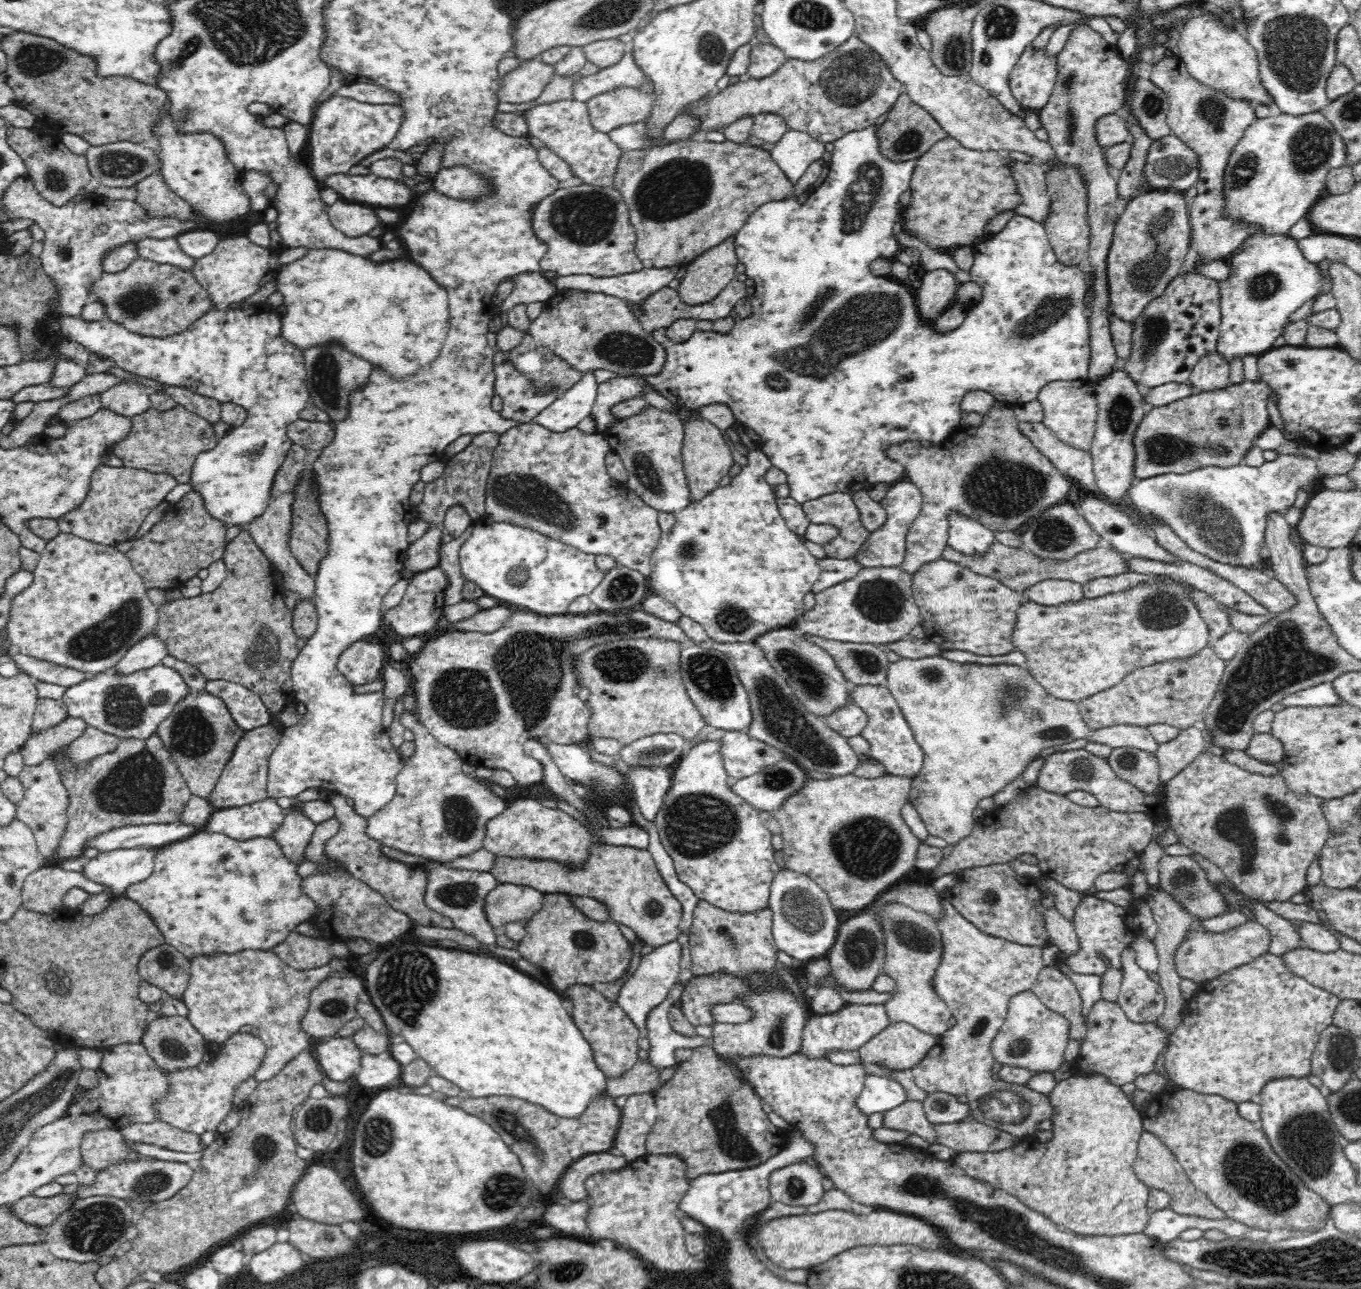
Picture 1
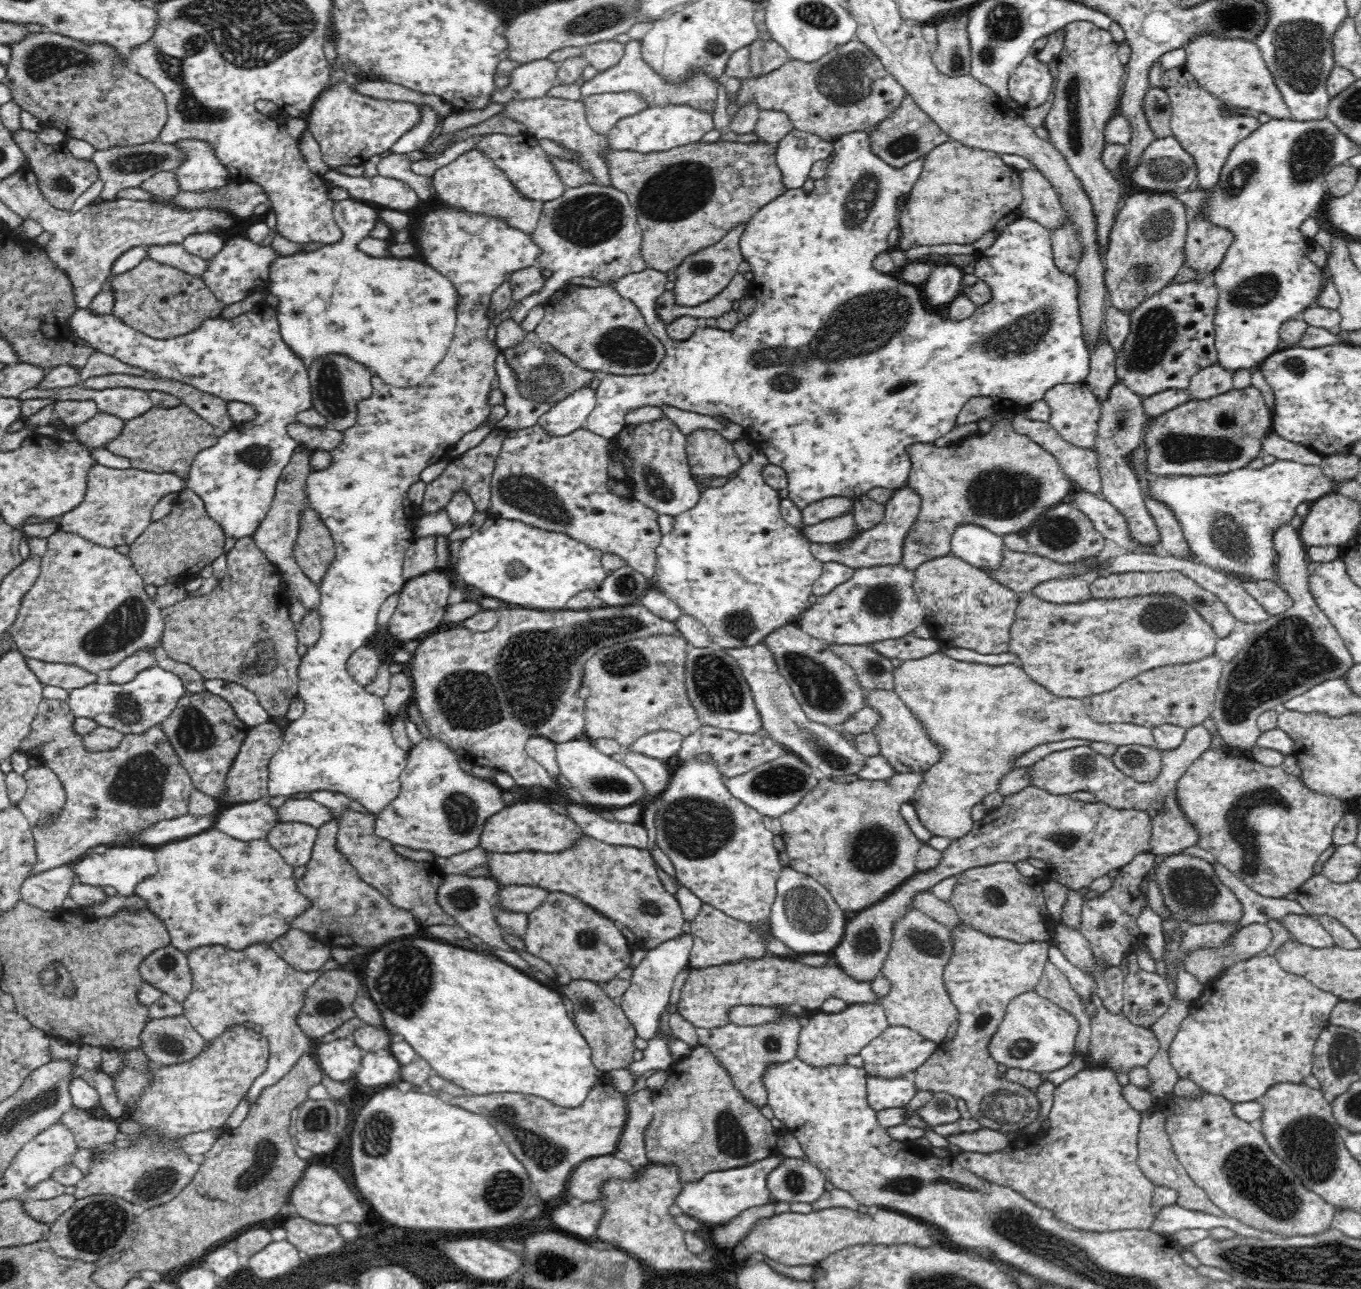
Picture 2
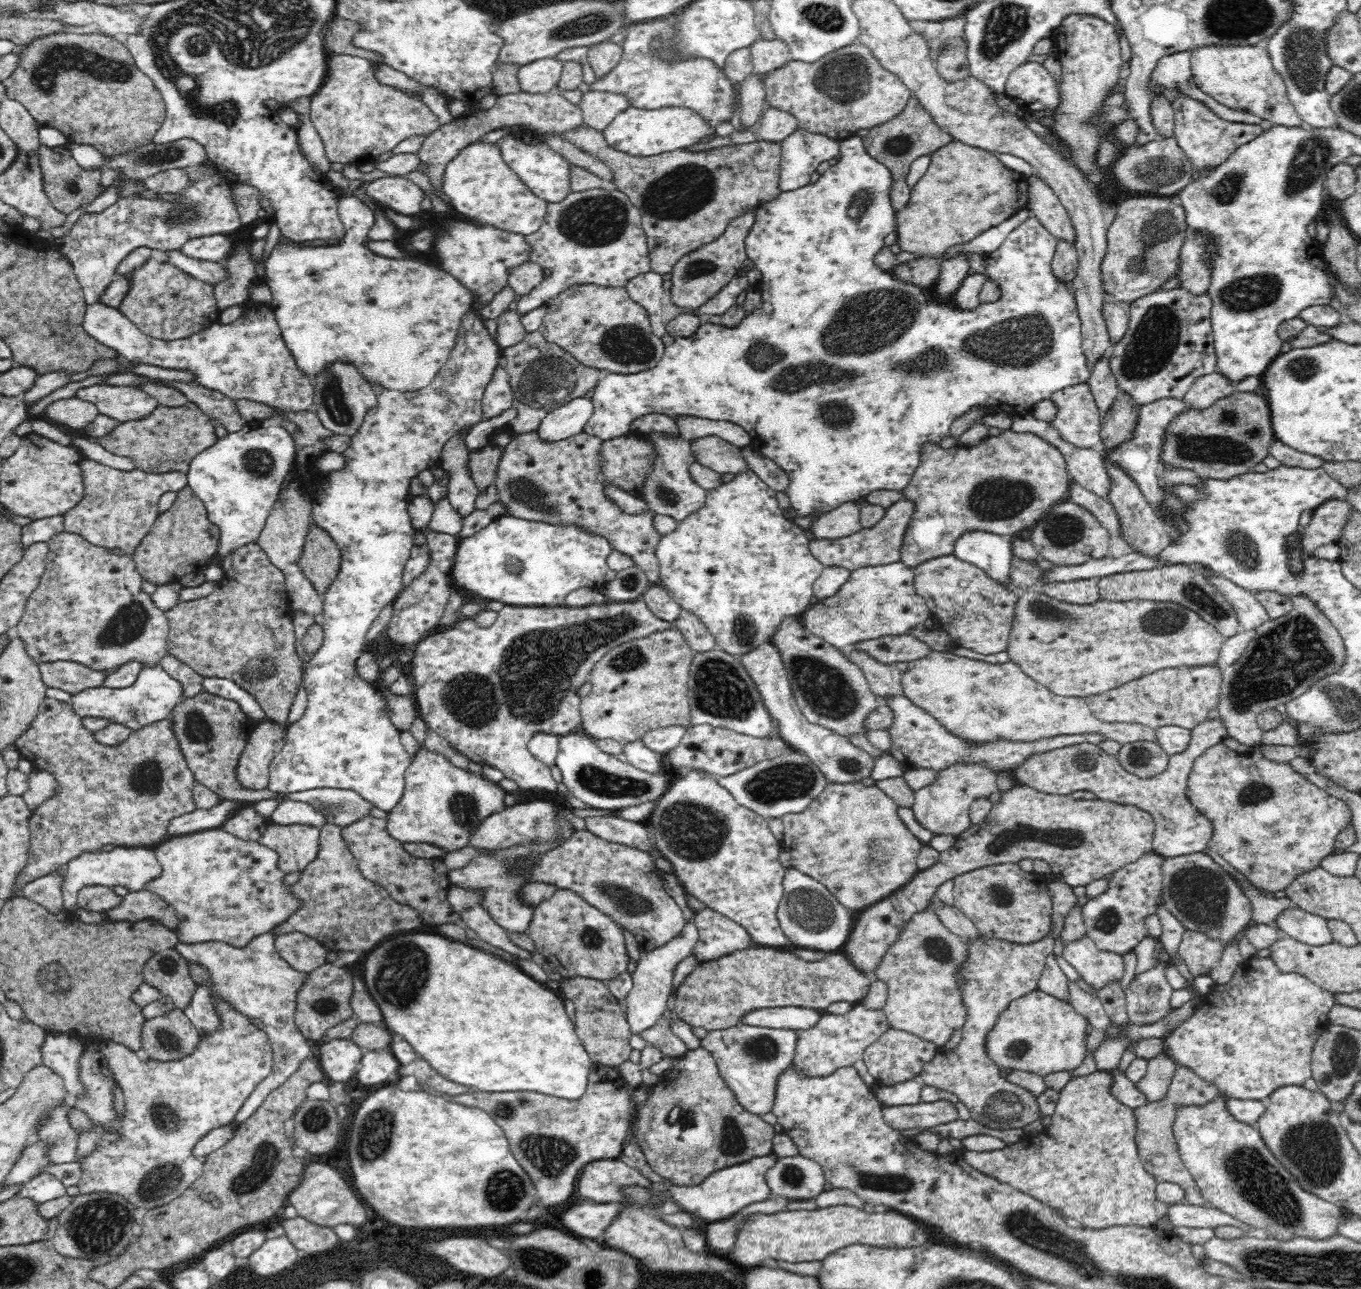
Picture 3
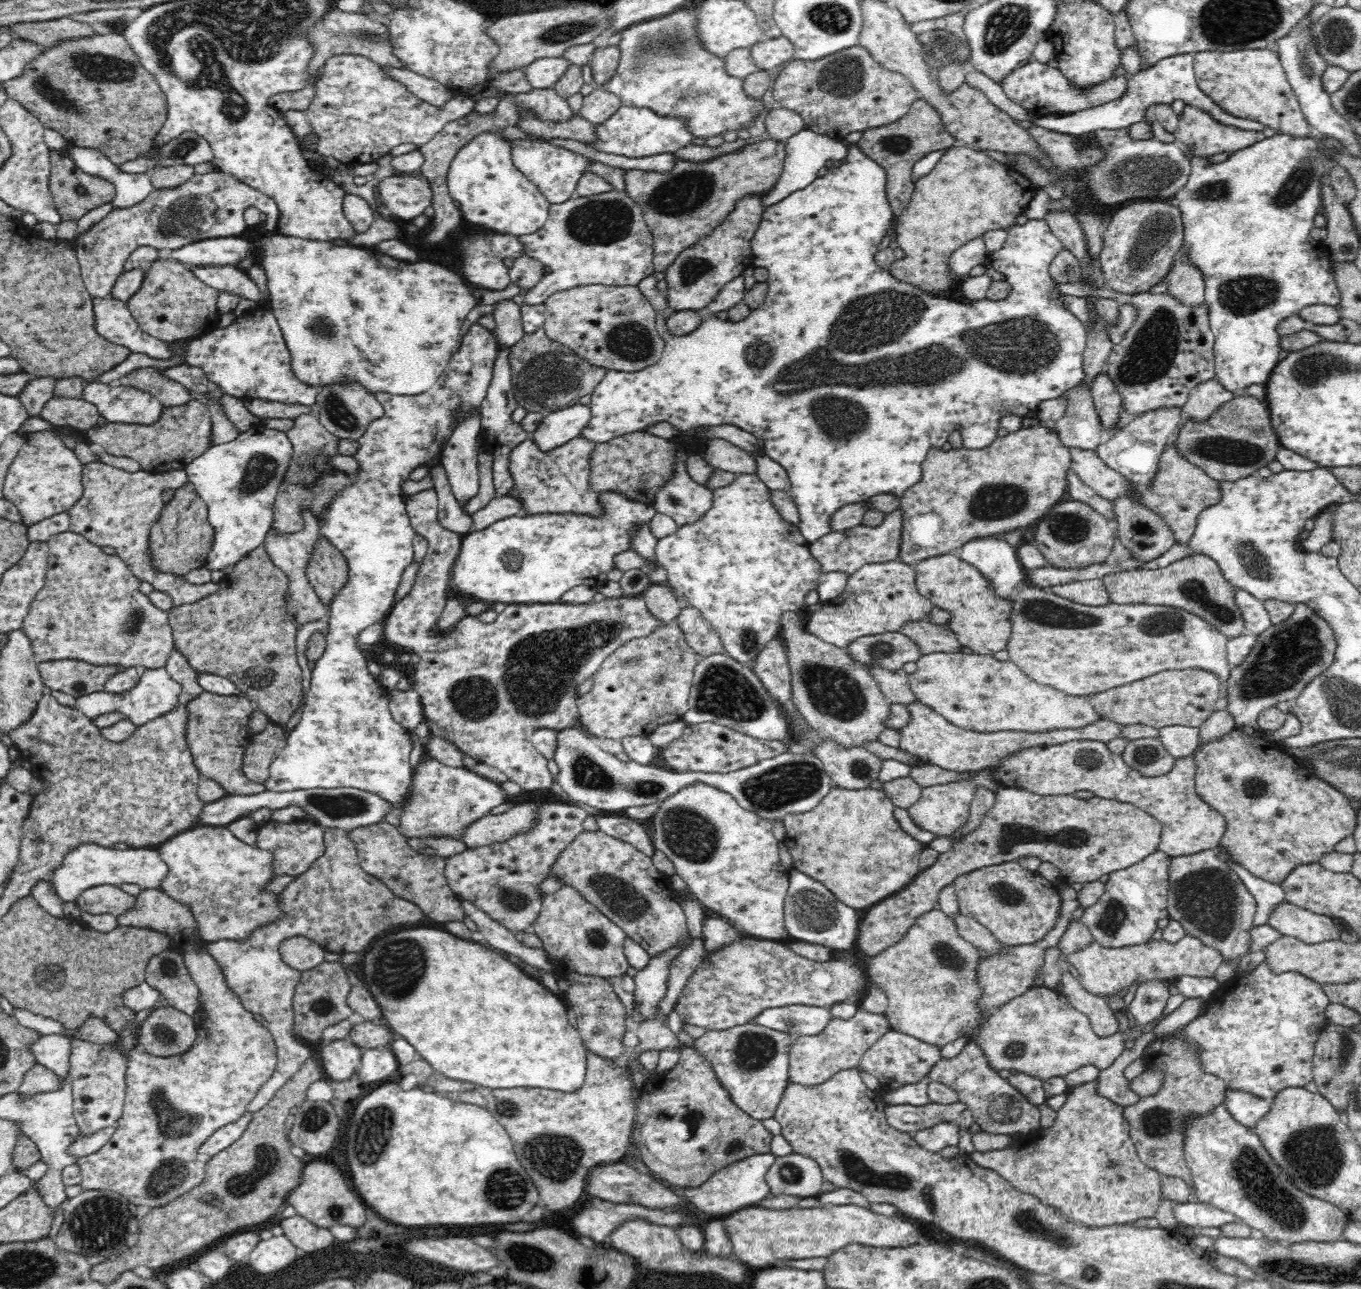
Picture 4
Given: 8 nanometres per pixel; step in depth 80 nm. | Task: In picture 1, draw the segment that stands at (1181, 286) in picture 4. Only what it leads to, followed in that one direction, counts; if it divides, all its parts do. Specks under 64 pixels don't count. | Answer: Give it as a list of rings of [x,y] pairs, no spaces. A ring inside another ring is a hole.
[[[1147,57],[1137,64],[1137,68],[1167,94],[1170,101],[1167,123],[1171,131],[1198,155],[1199,177],[1192,185],[1188,207],[1189,248],[1196,252],[1197,264],[1206,264],[1232,254],[1256,230],[1256,227],[1234,223],[1222,215],[1222,210],[1224,210],[1222,182],[1224,182],[1225,168],[1232,149],[1243,137],[1245,130],[1257,120],[1256,108],[1249,102],[1237,102],[1226,94],[1218,93],[1198,82],[1190,76],[1180,58],[1168,60],[1164,57],[1154,66],[1150,63],[1150,57]]]

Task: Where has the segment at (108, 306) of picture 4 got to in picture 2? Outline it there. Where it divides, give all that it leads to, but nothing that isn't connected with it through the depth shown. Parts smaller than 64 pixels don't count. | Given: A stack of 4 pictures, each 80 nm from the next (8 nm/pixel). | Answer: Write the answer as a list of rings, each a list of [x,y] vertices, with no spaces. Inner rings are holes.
[[[257,304],[251,310],[232,319],[227,320],[218,316],[205,320],[196,330],[168,340],[155,339],[138,332],[111,312],[96,314],[91,308],[82,308],[69,318],[69,326],[73,332],[104,354],[126,364],[149,370],[156,377],[179,380],[226,401],[247,402],[256,409],[257,417],[253,421],[241,424],[228,433],[218,432],[217,443],[195,456],[187,477],[187,488],[203,500],[209,518],[220,524],[224,531],[225,540],[234,538],[239,541],[244,537],[253,538],[260,522],[268,516],[280,476],[284,468],[290,464],[298,445],[286,433],[286,426],[295,421],[296,414],[313,408],[308,369],[302,364],[302,359],[284,342],[277,320],[277,311],[276,313],[272,311],[272,314],[268,315],[263,312],[262,305]]]

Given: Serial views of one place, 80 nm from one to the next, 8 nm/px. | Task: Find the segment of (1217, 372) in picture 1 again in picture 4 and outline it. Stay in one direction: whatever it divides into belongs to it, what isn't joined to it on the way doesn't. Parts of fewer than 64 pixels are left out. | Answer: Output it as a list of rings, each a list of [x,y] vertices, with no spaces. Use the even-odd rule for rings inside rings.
[[[1214,378],[1195,386],[1181,411],[1184,416],[1188,416],[1189,420],[1205,423],[1212,415],[1215,415],[1216,410],[1234,397],[1235,393],[1224,389],[1218,383],[1218,379]]]

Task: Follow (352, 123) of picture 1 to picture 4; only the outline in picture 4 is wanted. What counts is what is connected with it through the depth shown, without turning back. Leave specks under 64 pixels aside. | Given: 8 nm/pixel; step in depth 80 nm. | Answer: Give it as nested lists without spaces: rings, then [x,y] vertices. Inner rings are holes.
[[[339,54],[329,58],[316,80],[317,91],[310,107],[307,110],[288,110],[282,112],[283,120],[292,129],[294,136],[300,144],[305,144],[305,138],[315,138],[313,148],[324,156],[332,156],[336,160],[348,165],[368,164],[378,161],[384,155],[397,146],[403,144],[416,145],[420,148],[430,142],[438,134],[445,124],[460,120],[474,112],[475,102],[468,94],[458,94],[444,102],[442,108],[438,108],[428,101],[420,99],[404,83],[394,79],[388,74],[388,69],[377,62],[360,56],[359,54]]]

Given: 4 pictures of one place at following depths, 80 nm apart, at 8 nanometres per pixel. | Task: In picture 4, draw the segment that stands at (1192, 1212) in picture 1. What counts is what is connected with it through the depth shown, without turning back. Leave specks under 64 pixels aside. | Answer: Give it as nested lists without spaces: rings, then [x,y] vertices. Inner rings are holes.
[[[1178,1026],[1172,1032],[1162,1032],[1154,1037],[1144,1048],[1141,1058],[1144,1059],[1146,1072],[1162,1072],[1162,1086],[1158,1088],[1158,1092],[1150,1094],[1150,1096],[1140,1096],[1134,1104],[1124,1106],[1124,1119],[1130,1125],[1128,1130],[1130,1138],[1134,1143],[1134,1148],[1140,1157],[1140,1160],[1157,1170],[1161,1175],[1177,1176],[1183,1178],[1190,1186],[1193,1186],[1192,1175],[1184,1156],[1184,1141],[1187,1126],[1192,1119],[1203,1117],[1210,1114],[1218,1105],[1225,1102],[1225,1090],[1227,1086],[1225,1082],[1215,1074],[1206,1073],[1202,1066],[1201,1048],[1197,1044],[1193,1044],[1187,1036],[1185,1036],[1185,1026]]]

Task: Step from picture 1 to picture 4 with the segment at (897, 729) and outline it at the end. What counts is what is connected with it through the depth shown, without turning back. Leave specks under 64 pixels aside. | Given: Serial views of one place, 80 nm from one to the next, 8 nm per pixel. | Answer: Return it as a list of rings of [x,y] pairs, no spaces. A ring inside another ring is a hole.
[[[920,701],[907,705],[911,719],[908,726],[901,730],[902,750],[919,756],[930,765],[936,765],[955,772],[971,772],[982,769],[988,770],[996,766],[1004,756],[1026,748],[1026,746],[1040,746],[1062,744],[1070,740],[1098,740],[1109,743],[1112,739],[1123,738],[1126,725],[1114,722],[1109,718],[1098,718],[1082,729],[1055,729],[1042,733],[1028,733],[1028,731],[997,731],[994,733],[980,733],[968,731],[952,725],[944,716],[932,710]]]

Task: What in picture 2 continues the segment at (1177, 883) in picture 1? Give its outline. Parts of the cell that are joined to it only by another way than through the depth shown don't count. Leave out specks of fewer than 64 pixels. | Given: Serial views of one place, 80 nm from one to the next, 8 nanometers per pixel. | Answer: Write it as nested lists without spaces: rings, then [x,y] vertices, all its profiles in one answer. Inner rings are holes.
[[[1180,853],[1165,857],[1158,864],[1155,878],[1165,905],[1186,928],[1202,923],[1236,925],[1243,914],[1242,902],[1226,884],[1222,884],[1213,864],[1194,855]]]

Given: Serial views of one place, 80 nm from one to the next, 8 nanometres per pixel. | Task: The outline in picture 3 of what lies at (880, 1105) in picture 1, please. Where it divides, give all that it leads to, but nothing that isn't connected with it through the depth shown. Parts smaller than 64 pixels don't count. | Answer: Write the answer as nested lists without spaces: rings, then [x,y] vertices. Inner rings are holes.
[[[918,1078],[895,1084],[894,1086],[876,1085],[873,1087],[876,1098],[884,1105],[910,1105],[922,1102],[921,1092],[927,1084]]]

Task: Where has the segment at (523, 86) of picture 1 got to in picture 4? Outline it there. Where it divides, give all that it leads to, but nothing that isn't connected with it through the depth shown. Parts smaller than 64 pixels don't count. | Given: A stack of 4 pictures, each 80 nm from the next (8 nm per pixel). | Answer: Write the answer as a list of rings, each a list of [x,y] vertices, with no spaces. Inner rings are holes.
[[[564,56],[538,58],[523,71],[534,89],[546,89],[552,88],[570,65],[572,65],[571,62]]]

